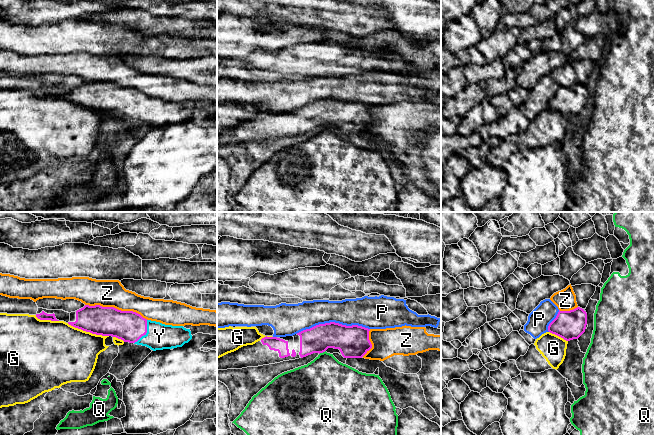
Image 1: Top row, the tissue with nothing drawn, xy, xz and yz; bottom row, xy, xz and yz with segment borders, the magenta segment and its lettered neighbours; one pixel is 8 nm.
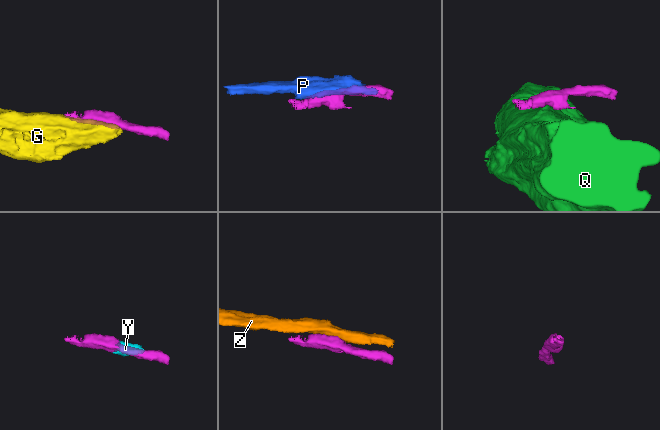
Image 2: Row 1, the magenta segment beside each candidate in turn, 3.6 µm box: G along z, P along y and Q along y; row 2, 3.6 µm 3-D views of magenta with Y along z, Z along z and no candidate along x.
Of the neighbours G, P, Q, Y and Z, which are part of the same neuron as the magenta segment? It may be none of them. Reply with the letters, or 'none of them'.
Y

